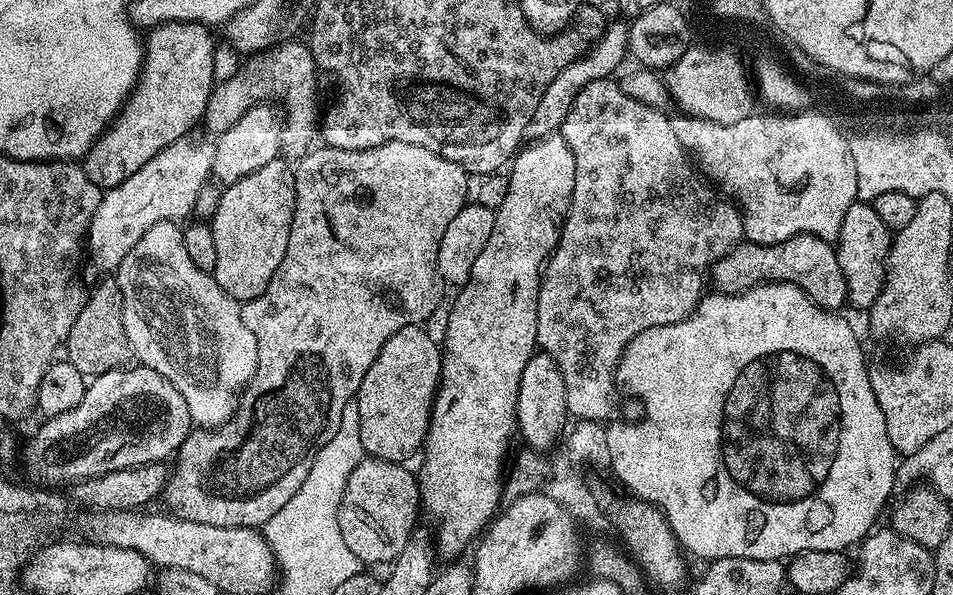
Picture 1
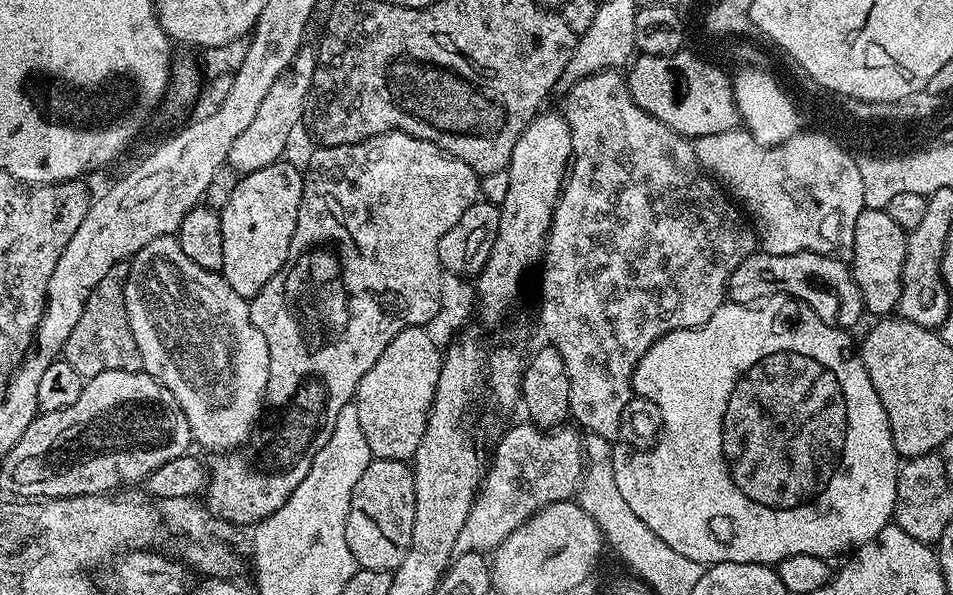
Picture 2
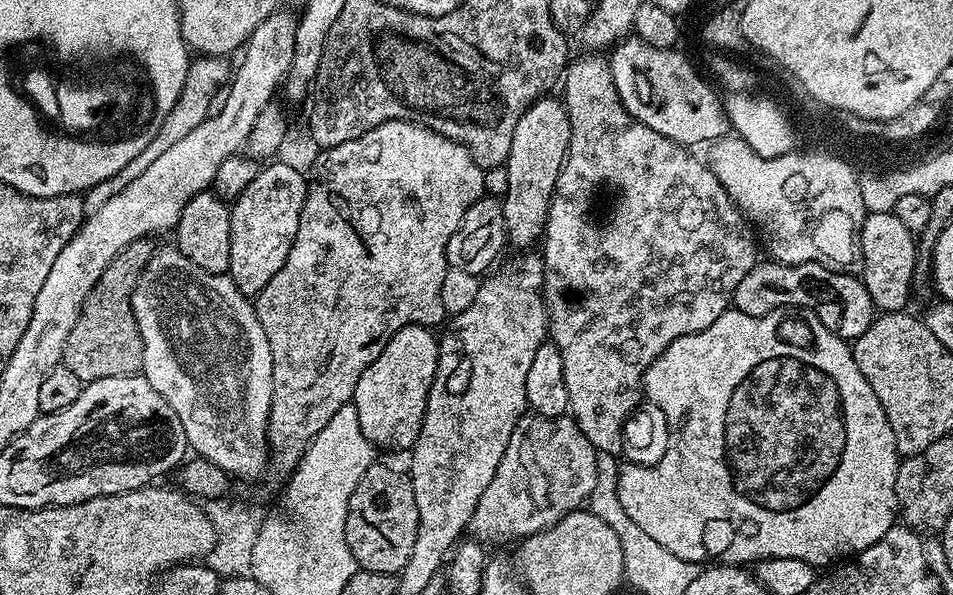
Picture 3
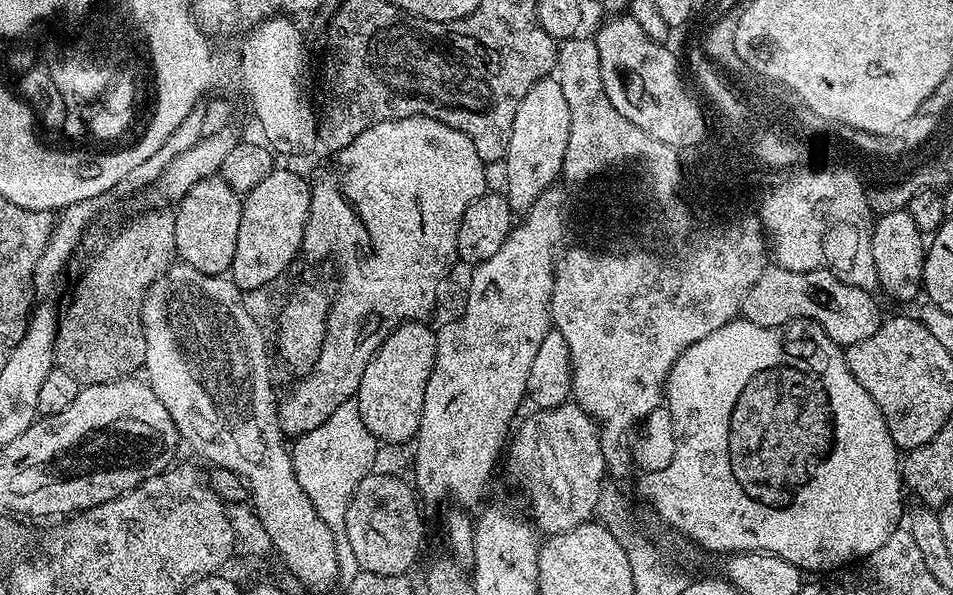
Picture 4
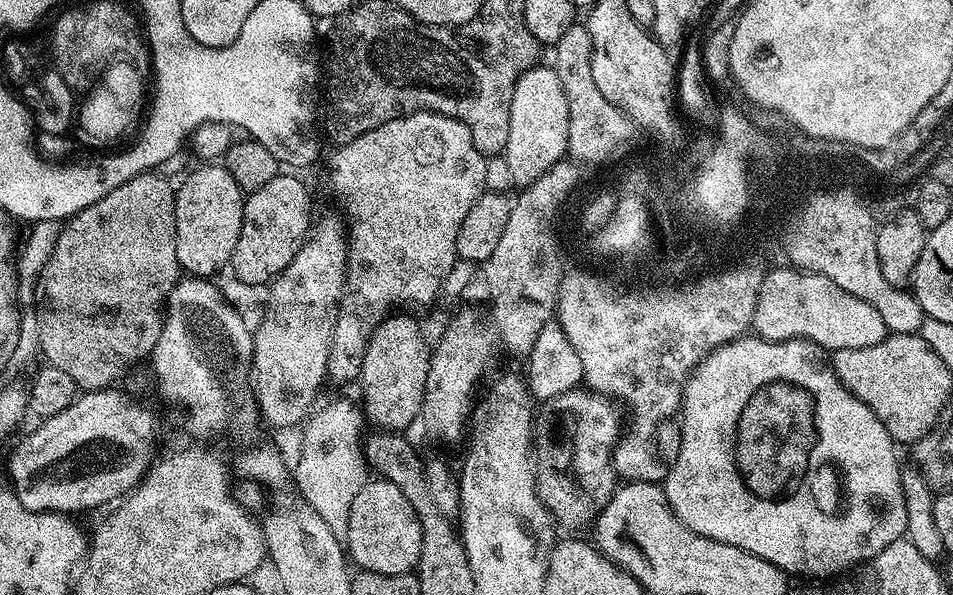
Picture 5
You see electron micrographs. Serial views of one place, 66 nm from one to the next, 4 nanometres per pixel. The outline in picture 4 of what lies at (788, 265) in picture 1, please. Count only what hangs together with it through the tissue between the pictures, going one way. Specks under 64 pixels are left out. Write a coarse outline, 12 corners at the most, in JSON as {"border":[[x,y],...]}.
{"border":[[768,266],[740,316],[821,324],[834,343],[870,338],[875,295],[833,271]]}

